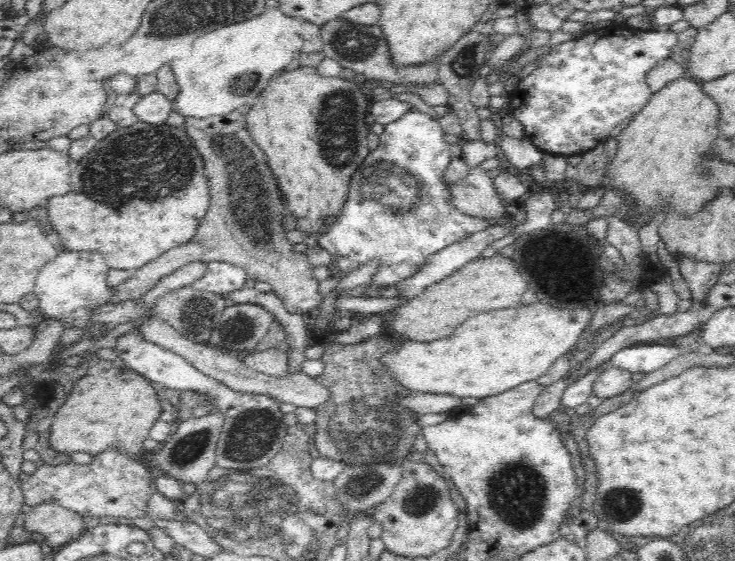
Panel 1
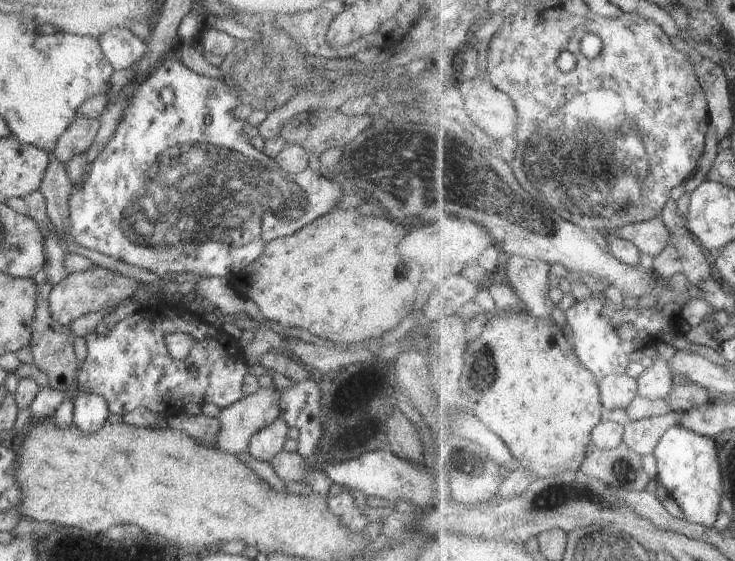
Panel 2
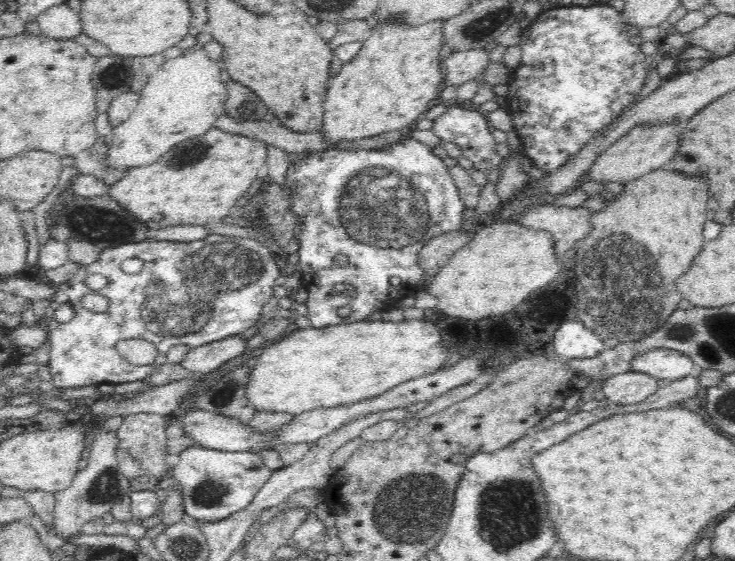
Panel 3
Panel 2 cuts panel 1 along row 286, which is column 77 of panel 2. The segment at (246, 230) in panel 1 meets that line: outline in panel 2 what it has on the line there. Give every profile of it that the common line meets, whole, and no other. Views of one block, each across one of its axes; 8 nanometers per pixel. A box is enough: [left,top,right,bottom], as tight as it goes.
[47,116,139,327]

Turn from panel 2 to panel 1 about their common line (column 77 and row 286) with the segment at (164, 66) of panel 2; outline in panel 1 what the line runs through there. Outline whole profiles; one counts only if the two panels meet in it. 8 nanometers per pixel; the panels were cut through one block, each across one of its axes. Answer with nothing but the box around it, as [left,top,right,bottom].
[190,261,248,297]

